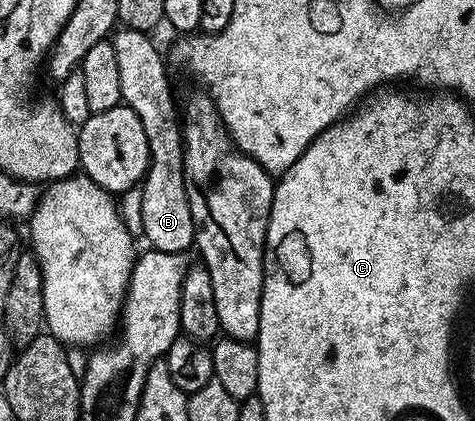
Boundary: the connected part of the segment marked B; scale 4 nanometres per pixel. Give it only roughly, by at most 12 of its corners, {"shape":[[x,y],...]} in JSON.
{"shape":[[147,33],[111,37],[122,101],[140,118],[150,166],[142,234],[155,251],[195,247],[182,128]]}

